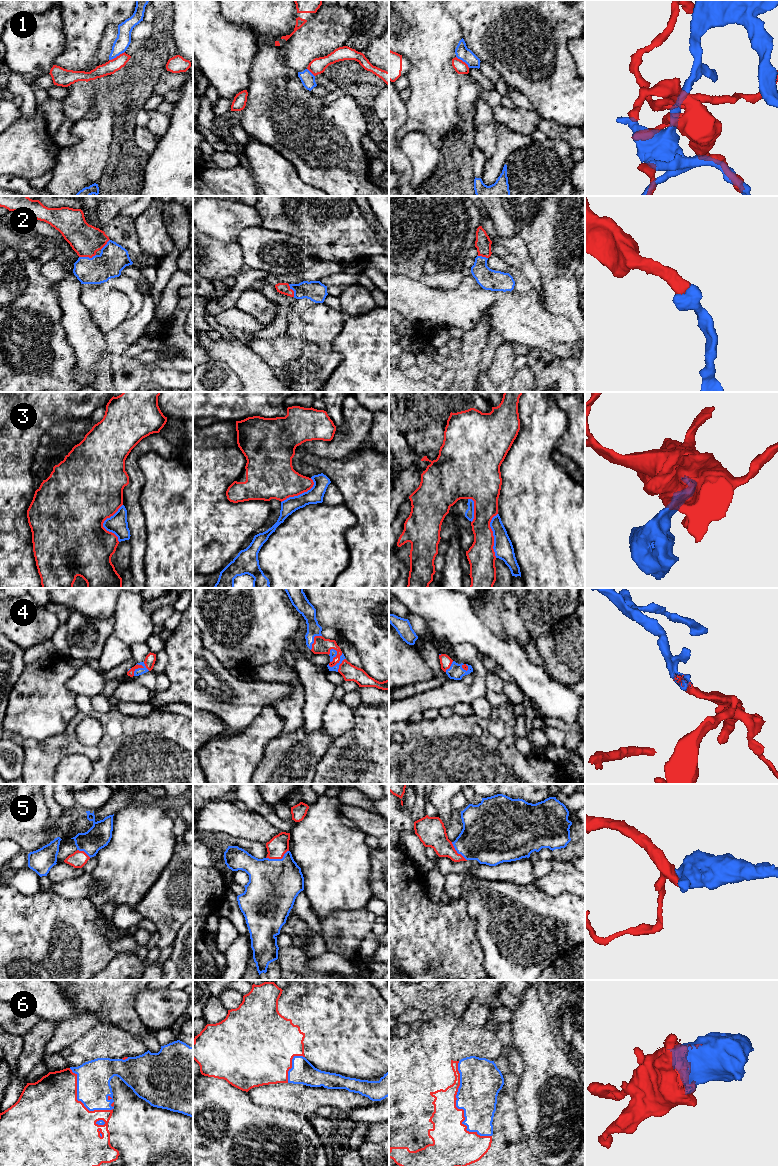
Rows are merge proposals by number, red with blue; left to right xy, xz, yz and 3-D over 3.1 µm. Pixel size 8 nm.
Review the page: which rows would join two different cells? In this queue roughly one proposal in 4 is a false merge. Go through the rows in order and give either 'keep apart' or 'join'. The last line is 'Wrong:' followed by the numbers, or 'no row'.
1: keep apart
2: join
3: keep apart
4: join
5: join
6: join
Wrong: 1, 3

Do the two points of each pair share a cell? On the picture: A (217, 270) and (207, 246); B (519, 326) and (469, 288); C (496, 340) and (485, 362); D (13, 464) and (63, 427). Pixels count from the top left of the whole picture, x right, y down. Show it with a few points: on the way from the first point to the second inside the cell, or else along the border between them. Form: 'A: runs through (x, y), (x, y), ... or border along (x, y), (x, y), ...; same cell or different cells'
A: runs through (217, 264), (207, 252); same cell
B: runs through (507, 312), (498, 303), (497, 299), (483, 299); same cell
C: runs through (491, 345), (486, 357); same cell
D: border along (67, 419), (55, 422), (46, 432); different cells

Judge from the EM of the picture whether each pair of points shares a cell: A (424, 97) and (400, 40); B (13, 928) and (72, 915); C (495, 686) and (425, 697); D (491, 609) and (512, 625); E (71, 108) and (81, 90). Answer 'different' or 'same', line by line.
A: same
B: same
C: different
D: different
E: same

